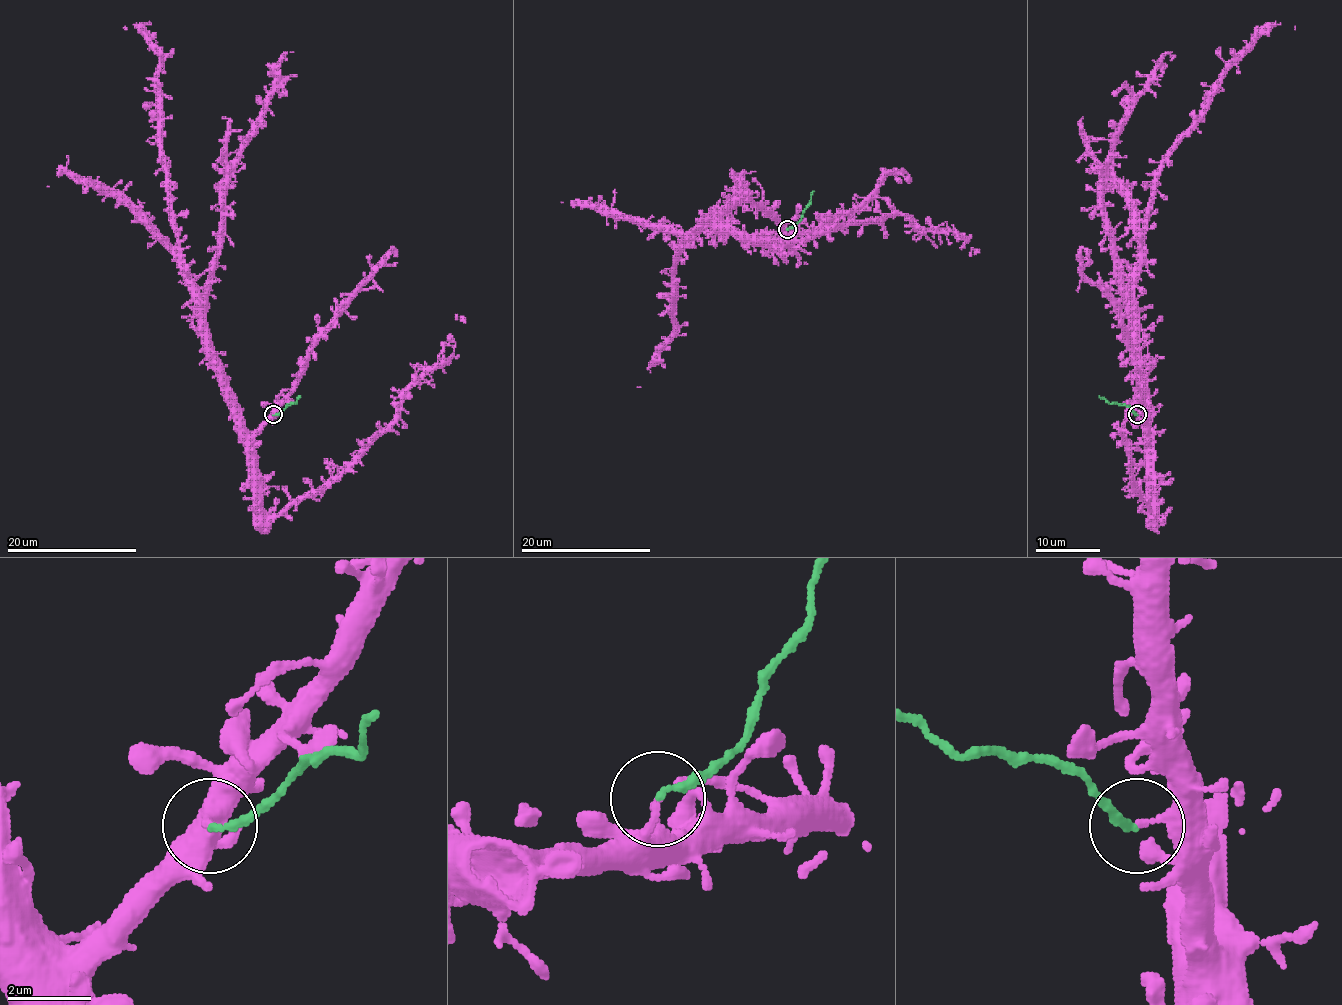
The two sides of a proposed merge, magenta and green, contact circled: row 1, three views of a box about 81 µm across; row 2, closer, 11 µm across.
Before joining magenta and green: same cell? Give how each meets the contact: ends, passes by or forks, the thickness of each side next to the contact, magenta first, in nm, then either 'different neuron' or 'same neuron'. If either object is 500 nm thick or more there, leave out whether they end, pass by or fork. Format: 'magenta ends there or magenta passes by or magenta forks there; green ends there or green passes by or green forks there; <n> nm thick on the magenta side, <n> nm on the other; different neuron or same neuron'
magenta ends there; green ends there; 220 nm thick on the magenta side, 160 nm on the other; different neuron

